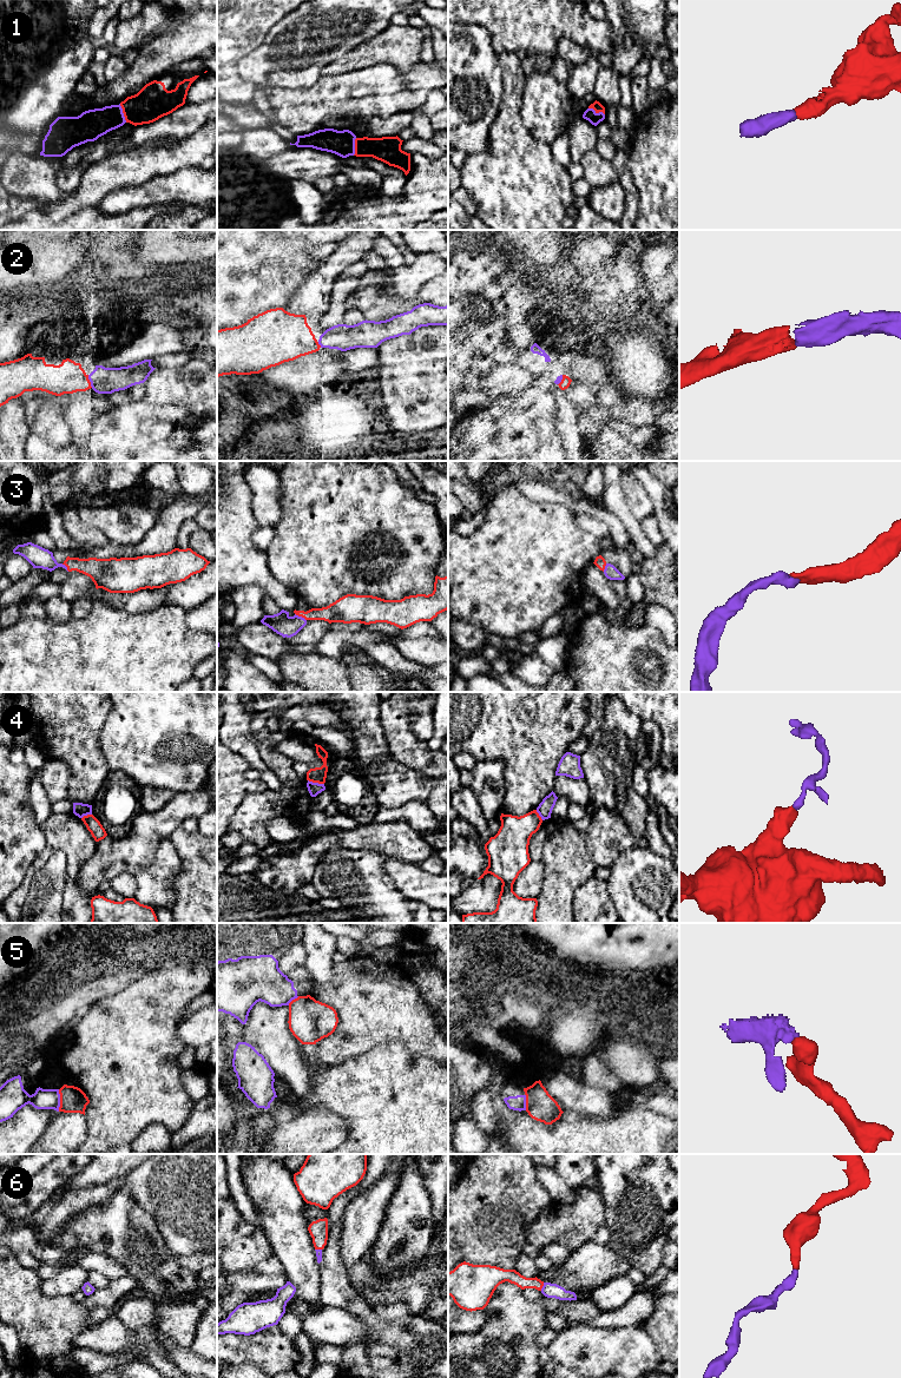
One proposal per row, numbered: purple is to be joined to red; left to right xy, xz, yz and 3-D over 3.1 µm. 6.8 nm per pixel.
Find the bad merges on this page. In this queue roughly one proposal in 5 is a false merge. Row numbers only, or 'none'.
4, 5

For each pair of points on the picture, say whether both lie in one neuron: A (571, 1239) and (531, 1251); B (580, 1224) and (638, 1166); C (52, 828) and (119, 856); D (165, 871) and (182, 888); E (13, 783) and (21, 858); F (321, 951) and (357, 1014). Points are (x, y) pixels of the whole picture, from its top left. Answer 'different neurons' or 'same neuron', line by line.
A: different neurons
B: different neurons
C: different neurons
D: different neurons
E: same neuron
F: different neurons

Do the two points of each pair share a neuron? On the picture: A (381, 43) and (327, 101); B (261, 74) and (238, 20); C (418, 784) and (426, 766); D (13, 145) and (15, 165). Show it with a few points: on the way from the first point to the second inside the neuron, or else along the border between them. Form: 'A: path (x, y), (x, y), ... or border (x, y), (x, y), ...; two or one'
A: border (382, 63), (375, 63), (364, 68), (328, 77); two
B: border (269, 30), (265, 38), (237, 63), (241, 77); two
C: border (394, 759), (419, 773); two
D: border (12, 153), (39, 156); two

